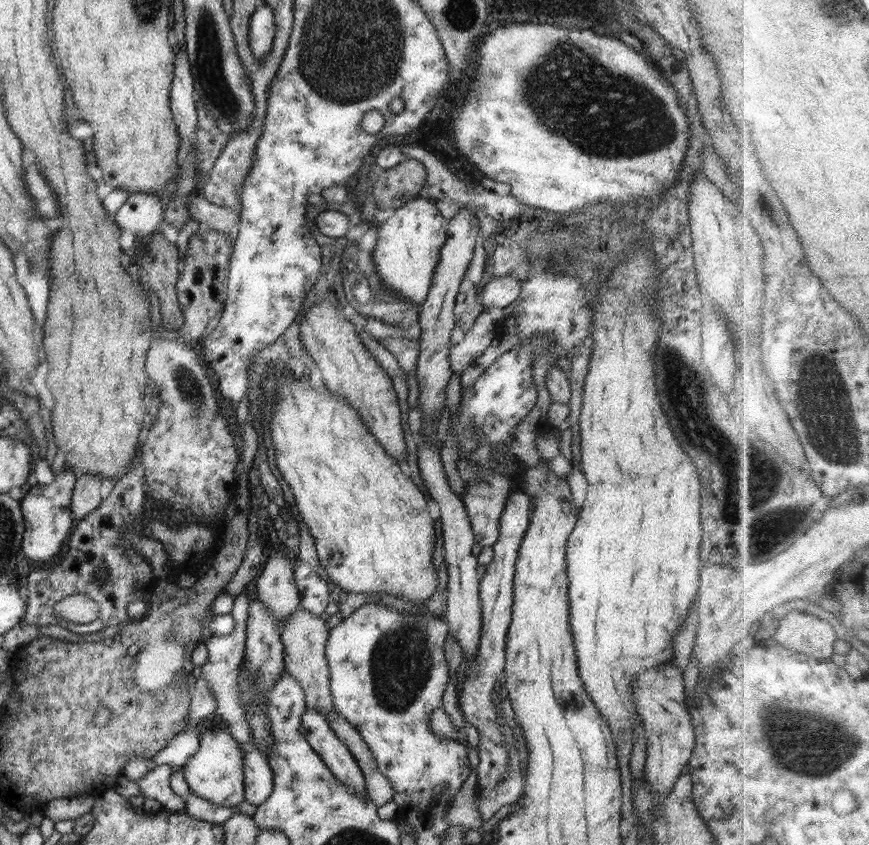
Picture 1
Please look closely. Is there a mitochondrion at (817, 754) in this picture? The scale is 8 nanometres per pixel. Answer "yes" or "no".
yes

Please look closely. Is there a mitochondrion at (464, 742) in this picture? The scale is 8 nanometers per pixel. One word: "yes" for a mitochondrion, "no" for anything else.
no

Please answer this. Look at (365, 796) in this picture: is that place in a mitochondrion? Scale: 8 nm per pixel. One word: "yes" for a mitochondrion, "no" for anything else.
no

